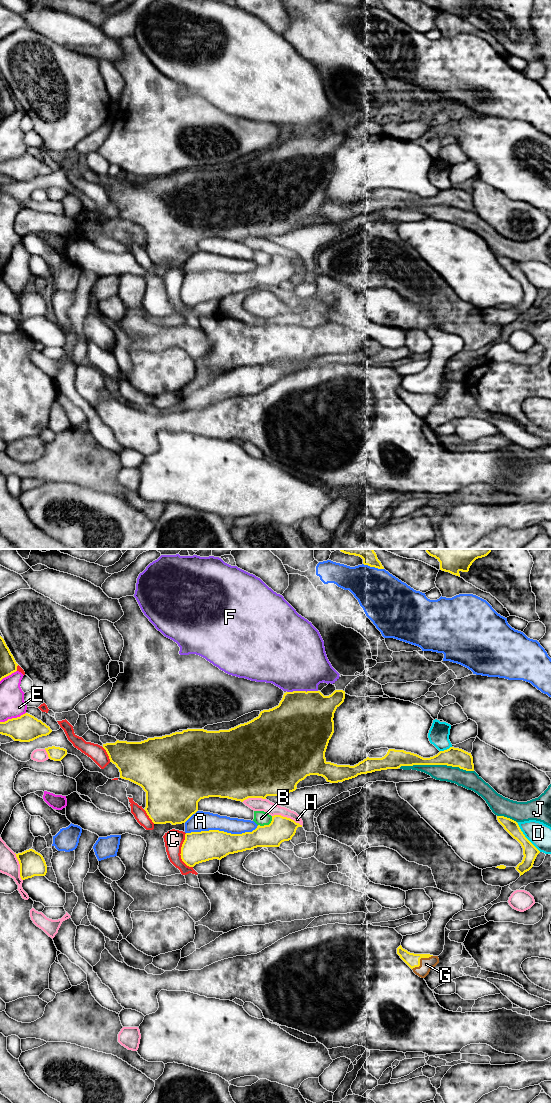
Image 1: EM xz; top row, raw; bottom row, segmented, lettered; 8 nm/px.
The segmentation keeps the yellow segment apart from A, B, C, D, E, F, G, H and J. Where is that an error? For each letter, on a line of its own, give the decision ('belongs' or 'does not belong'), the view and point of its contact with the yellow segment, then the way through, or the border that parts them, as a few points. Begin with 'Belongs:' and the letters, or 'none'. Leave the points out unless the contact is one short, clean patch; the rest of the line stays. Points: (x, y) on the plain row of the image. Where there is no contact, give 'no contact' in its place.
Belongs: G
A: does not belong | xz (222, 271)
B: does not belong | xz (267, 265)
C: does not belong | xz (181, 292)
D: does not belong | xz (525, 277)
E: does not belong | xz (12, 158)
F: does not belong | xz (302, 131)
G: belongs | xz (419, 400) | across xz (412, 400), (419, 400), (426, 404)
H: does not belong | xz (286, 257)
J: does not belong | xz (436, 204)

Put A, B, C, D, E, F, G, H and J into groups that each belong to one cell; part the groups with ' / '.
A / B / C / D / E / F / G / H / J

